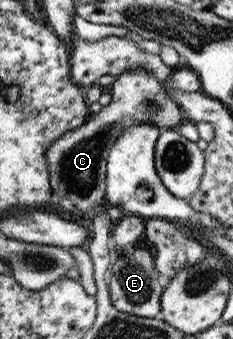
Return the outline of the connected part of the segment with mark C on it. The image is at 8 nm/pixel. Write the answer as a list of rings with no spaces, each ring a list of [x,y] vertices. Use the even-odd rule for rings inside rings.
[[[130,68],[121,72],[110,86],[109,96],[110,103],[104,106],[96,114],[89,114],[83,126],[76,128],[74,131],[60,136],[50,147],[46,148],[44,157],[48,163],[48,182],[50,185],[51,195],[54,195],[56,203],[62,209],[69,211],[70,214],[87,212],[97,205],[104,205],[103,195],[106,187],[106,159],[108,151],[113,146],[113,141],[123,128],[131,124],[152,124],[161,130],[175,129],[180,124],[186,122],[182,119],[179,106],[166,94],[162,83],[145,70],[145,68]]]

